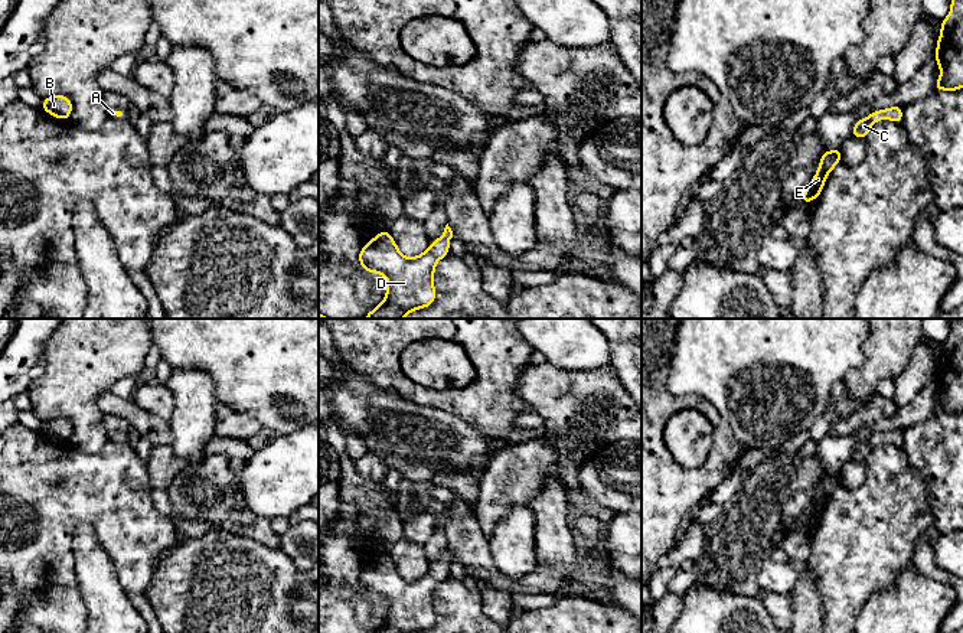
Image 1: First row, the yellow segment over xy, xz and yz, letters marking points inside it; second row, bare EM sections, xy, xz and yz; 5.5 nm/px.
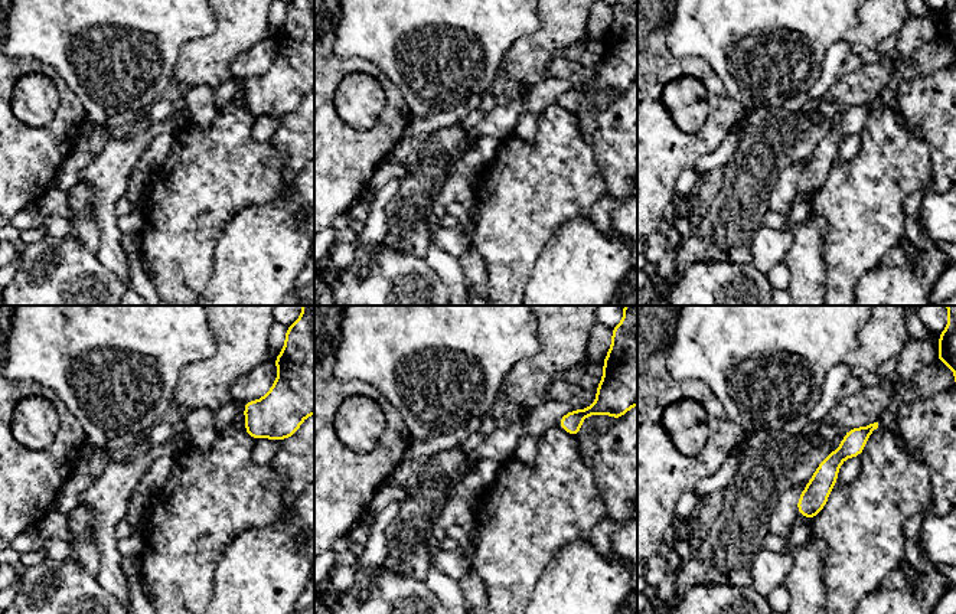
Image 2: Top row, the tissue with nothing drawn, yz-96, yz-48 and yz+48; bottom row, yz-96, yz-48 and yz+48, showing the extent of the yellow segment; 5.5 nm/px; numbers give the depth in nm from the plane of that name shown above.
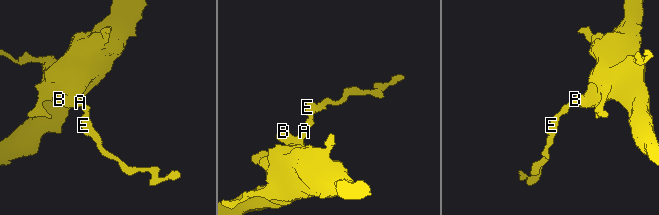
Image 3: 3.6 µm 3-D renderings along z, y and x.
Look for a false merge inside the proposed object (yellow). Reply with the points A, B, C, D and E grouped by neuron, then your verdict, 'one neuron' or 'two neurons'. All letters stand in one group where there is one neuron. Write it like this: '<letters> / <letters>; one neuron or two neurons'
A B C D E; one neuron

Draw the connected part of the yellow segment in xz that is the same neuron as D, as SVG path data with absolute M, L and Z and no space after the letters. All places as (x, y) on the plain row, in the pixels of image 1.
M447 546L443 559L415 581L405 581L398 574L389 554L382 554L368 565L359 575L362 591L388 601L385 623L373 633L415 633L431 629L435 624L434 590L450 577L451 561L453 554Z

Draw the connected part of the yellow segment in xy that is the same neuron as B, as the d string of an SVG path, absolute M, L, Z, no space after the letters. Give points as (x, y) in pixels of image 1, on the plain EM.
M53 418L45 421L40 431L56 441L69 443L69 438L72 435L72 425L65 418Z

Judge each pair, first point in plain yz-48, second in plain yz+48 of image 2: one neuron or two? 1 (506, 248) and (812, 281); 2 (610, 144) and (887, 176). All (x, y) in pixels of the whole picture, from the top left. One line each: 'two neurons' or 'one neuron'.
1: two neurons
2: two neurons

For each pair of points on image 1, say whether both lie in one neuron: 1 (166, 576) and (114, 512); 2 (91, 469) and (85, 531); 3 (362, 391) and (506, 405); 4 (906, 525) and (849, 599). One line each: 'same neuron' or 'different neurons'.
1: different neurons
2: different neurons
3: different neurons
4: same neuron

